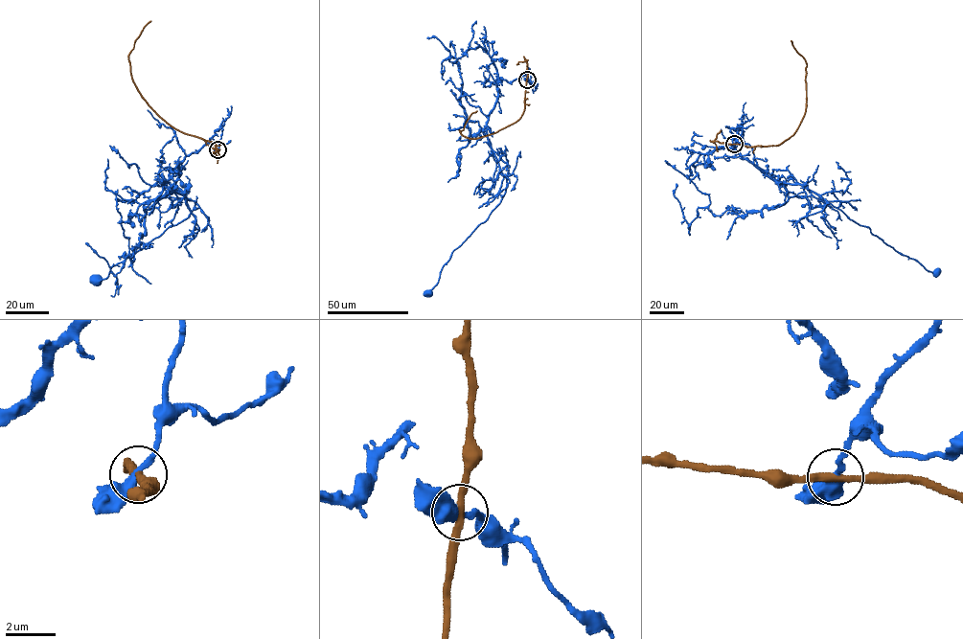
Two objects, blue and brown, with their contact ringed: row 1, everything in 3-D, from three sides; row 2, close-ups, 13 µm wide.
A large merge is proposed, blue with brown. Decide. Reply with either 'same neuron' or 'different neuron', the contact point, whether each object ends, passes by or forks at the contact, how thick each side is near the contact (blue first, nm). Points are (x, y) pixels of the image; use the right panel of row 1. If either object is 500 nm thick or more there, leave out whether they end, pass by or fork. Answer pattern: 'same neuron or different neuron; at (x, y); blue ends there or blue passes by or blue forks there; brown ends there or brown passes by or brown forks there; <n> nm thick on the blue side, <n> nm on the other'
different neuron; at (734, 144); blue passes by; brown passes by; 360 nm thick on the blue side, 280 nm on the other

